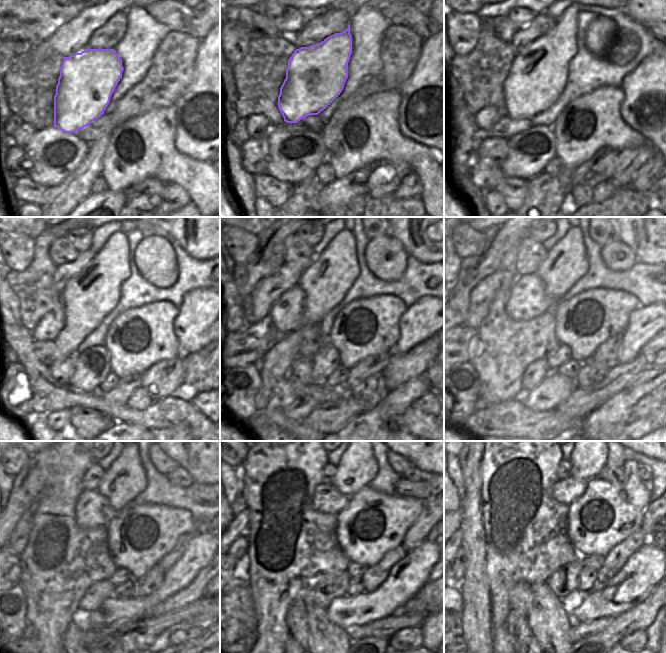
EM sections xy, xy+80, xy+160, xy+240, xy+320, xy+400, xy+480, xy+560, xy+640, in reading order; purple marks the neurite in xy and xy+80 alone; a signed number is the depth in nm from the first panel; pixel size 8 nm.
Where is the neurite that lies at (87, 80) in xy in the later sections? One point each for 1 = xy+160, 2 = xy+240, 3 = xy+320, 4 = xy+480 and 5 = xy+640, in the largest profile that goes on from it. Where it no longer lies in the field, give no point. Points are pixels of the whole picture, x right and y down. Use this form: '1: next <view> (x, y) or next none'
1: next xy+160 (537, 77)
2: next xy+240 (89, 296)
3: next xy+320 (325, 282)
4: next xy+480 (126, 478)
5: next xy+640 (587, 461)

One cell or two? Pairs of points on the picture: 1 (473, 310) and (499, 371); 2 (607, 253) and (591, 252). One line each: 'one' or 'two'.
1: two
2: two

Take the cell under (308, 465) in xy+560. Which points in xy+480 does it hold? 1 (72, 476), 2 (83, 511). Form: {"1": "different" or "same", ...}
{"1": "same", "2": "different"}

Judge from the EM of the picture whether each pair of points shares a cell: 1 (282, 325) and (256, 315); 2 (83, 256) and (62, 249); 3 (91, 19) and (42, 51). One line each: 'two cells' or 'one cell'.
1: two cells
2: two cells
3: one cell

